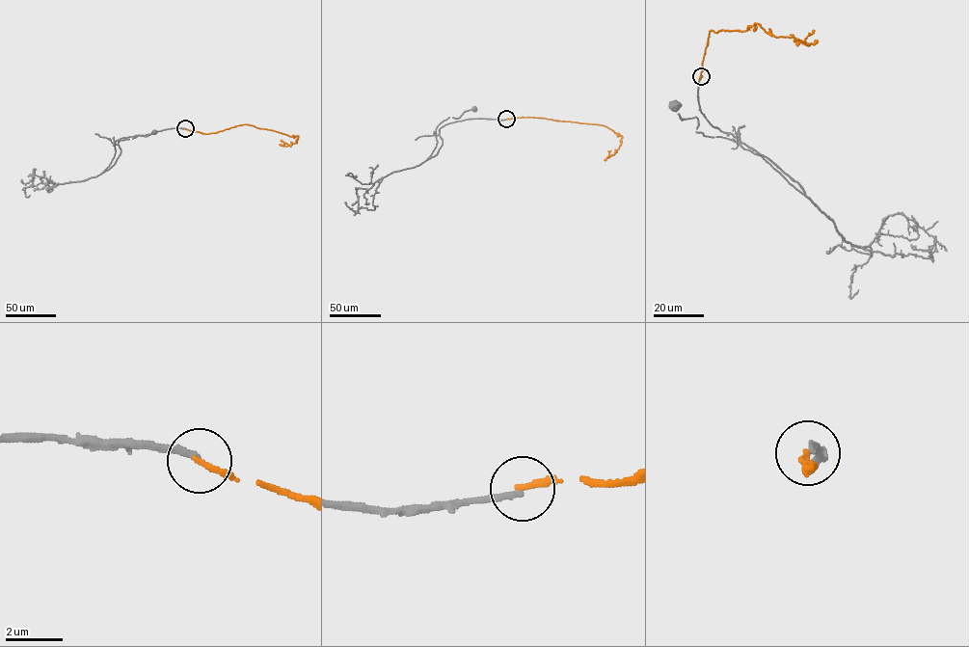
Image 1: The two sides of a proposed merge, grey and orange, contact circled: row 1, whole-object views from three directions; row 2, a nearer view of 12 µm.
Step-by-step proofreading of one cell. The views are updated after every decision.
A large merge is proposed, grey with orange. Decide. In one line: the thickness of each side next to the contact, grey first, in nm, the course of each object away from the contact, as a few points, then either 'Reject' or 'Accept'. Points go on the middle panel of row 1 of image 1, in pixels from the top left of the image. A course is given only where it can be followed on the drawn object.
Thickness 240 nm (grey) against 200 nm. Course of grey: (506, 119), (458, 121), (464, 112), (474, 108). Course of orange: (506, 119), (539, 118), (605, 126), (622, 137), (616, 151), (605, 159). Reject

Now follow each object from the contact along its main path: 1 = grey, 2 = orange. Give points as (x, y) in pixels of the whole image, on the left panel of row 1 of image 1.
1: (185, 128), (172, 127), (154, 132)
2: (185, 128), (207, 134), (248, 124), (298, 136), (297, 143), (289, 146), (281, 140)

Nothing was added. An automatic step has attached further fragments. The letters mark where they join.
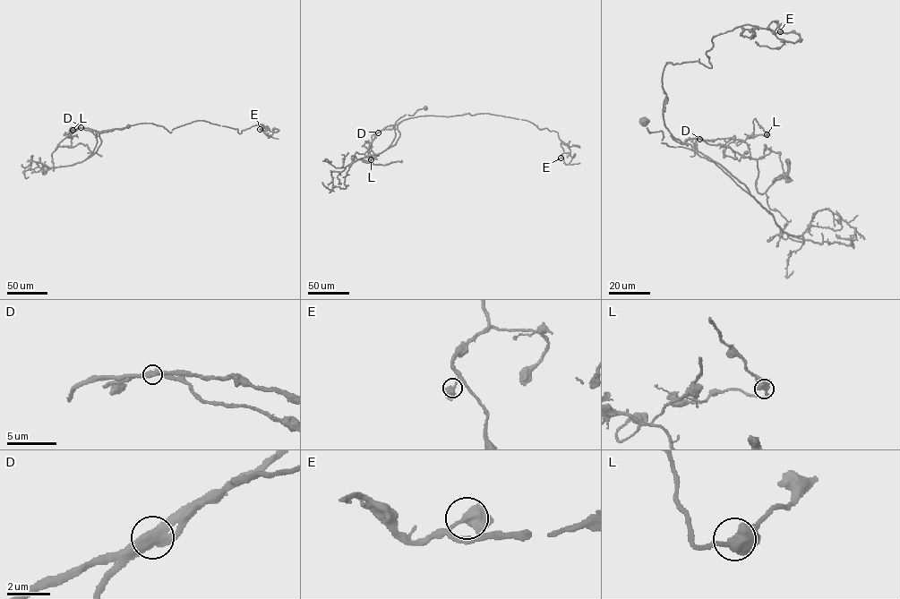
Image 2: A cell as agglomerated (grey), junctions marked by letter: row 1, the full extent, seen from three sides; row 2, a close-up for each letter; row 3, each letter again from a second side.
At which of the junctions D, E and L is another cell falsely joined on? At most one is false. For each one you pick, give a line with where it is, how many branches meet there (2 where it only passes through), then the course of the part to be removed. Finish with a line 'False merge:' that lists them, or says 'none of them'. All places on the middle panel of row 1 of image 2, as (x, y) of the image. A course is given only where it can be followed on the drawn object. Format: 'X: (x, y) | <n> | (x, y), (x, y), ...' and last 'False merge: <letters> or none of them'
D: (378, 132) | 2 | (378, 132), (372, 135), (372, 143), (364, 153), (355, 152), (356, 158), (384, 165), (402, 161)
False merge: D

